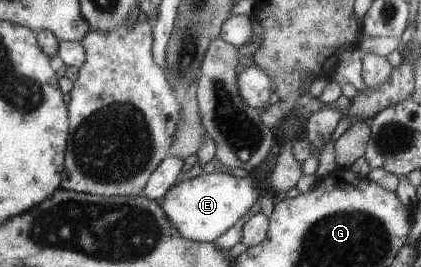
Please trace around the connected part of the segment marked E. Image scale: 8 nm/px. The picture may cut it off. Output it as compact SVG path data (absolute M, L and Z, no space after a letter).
M239 172L203 173L180 183L176 181L167 189L159 206L184 239L212 242L250 209L252 202L259 197L259 186L249 179L247 173L244 177Z

